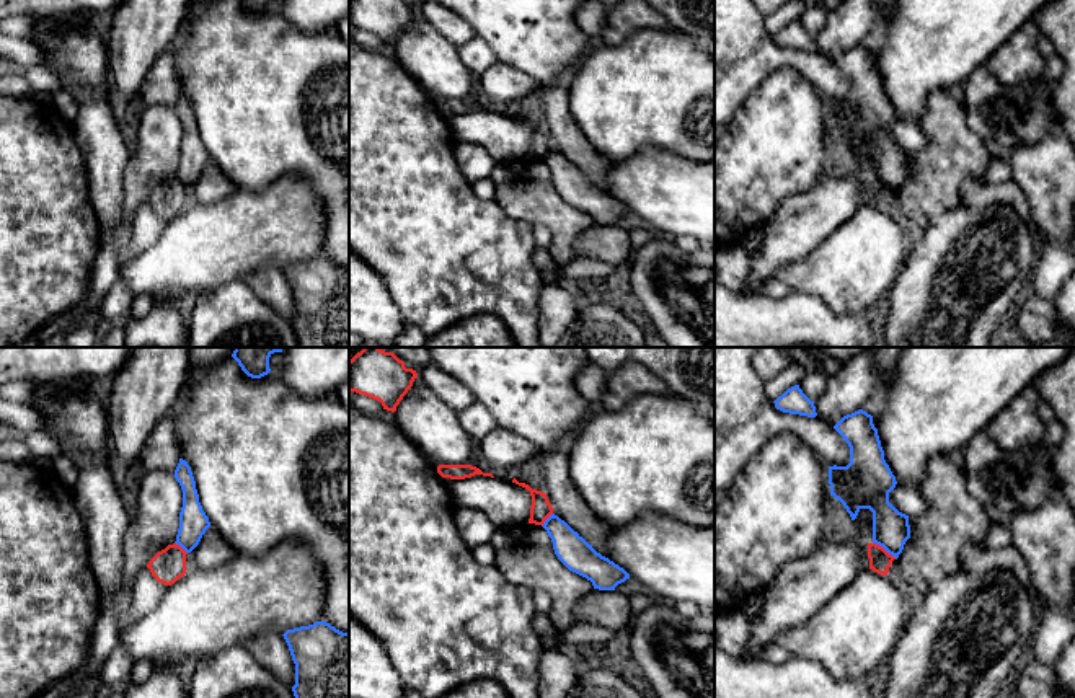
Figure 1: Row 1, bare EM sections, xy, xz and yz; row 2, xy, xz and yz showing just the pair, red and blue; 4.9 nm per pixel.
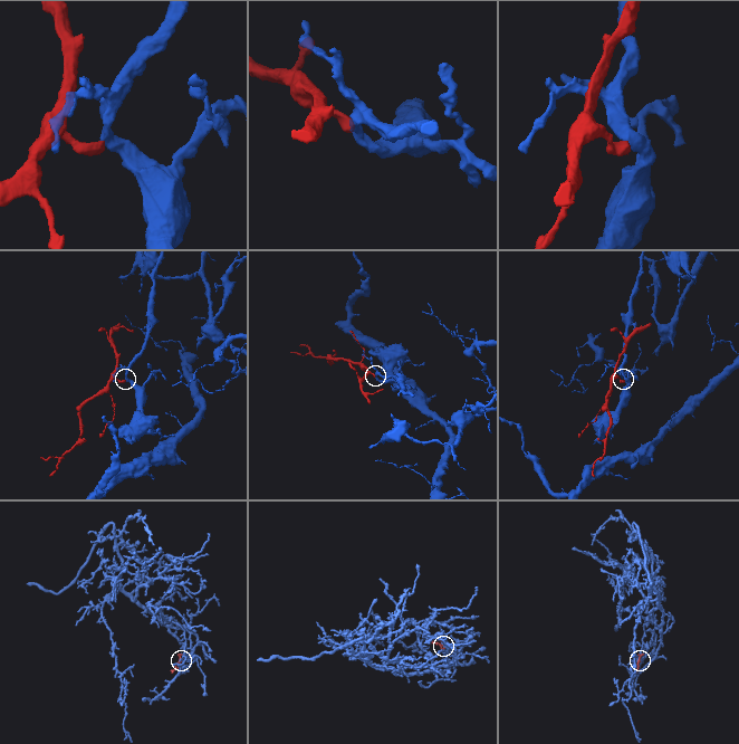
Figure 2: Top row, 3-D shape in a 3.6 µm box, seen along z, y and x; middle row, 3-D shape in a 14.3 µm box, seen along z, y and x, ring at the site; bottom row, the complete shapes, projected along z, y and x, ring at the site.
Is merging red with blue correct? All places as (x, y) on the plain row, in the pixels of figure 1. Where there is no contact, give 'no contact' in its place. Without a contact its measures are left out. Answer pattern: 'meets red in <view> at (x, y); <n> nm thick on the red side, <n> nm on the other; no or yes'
meets red in yz at (883, 183); 110 nm thick on the red side, 180 nm on the other; no

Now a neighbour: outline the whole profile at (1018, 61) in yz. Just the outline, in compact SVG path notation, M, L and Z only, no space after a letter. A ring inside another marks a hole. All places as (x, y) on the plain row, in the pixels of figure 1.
M1034 20L1026 21L997 52L989 59L990 73L1005 86L1041 78L1046 60L1037 46L1039 28Z

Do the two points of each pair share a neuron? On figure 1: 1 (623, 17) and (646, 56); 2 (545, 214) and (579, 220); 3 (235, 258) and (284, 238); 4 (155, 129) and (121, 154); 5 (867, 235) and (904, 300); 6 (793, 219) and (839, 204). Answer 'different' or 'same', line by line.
1: different
2: same
3: same
4: different
5: different
6: same

